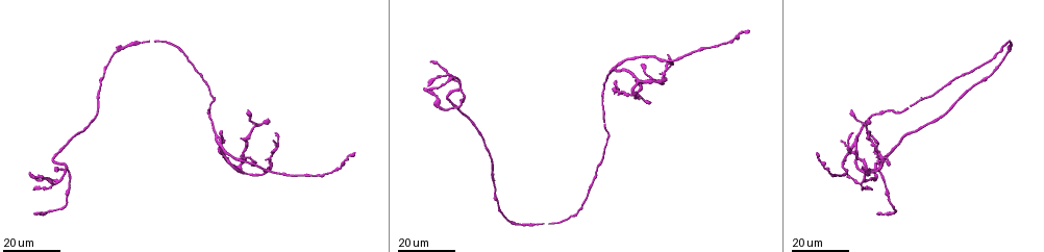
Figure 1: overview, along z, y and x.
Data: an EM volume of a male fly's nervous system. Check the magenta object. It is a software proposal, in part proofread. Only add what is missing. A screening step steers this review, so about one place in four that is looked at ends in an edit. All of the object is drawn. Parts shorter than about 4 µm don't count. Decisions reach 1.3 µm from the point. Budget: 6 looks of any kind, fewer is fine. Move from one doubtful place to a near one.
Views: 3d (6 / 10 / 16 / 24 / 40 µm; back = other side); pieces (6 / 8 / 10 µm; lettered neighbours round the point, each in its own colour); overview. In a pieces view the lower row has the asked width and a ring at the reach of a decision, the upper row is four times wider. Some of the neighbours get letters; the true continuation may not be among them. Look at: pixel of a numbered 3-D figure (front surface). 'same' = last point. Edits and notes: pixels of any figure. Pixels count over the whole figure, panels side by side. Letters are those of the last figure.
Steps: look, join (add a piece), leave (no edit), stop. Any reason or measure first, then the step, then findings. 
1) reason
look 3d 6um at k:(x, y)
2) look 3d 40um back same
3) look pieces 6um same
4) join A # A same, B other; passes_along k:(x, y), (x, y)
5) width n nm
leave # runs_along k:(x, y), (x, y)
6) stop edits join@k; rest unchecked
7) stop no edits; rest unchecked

branch stops here
look 3d 16um at 1:(56, 170)

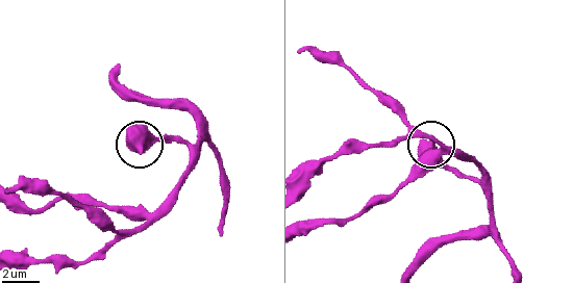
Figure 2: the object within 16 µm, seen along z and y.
what lies round it
look pieces 8um at 2:(130, 134)

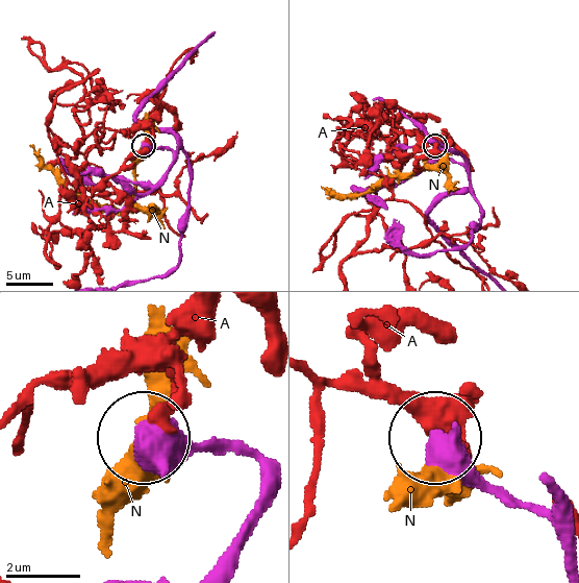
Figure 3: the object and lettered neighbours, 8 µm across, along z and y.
leave # A other, N other; runs_along 3:(230, 451), (150, 438); none of them fits

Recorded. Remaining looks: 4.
branch stops here
look 3d 16um at 1:(869, 120)

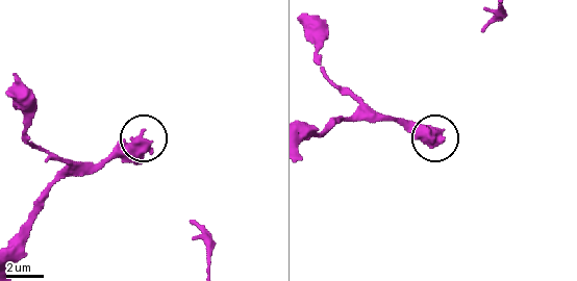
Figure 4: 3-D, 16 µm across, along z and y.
look pieces 8um at 4:(442, 138)

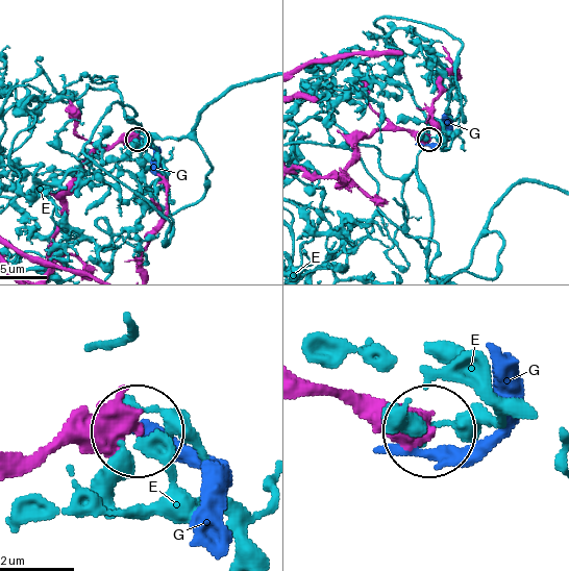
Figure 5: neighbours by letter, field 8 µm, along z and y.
leave # E other, G other; none of them fits

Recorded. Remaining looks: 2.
branch stops here
look 3d 24um at 1:(277, 133)

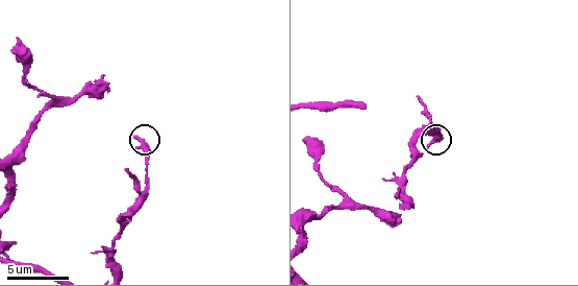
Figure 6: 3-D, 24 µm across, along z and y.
look pieces 10um at 6:(137, 137)

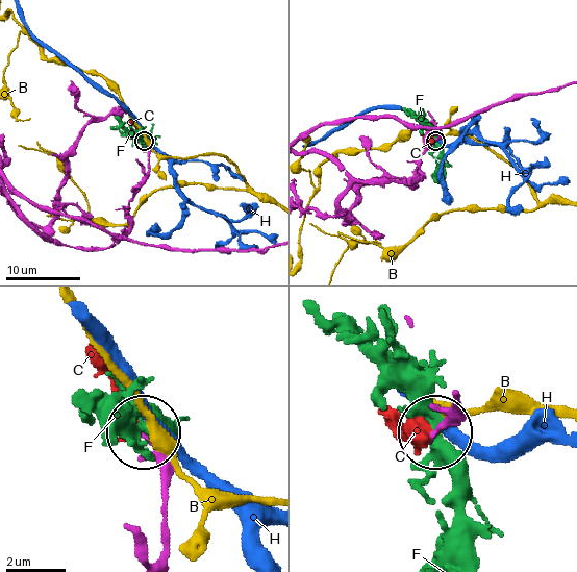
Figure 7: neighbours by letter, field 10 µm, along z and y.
leave # B other, C other, F other, H other; runs_along 7:(161, 554), (167, 465), (147, 438); no lettered piece goes on from it

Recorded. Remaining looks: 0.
stop no edits; rest unchecked

